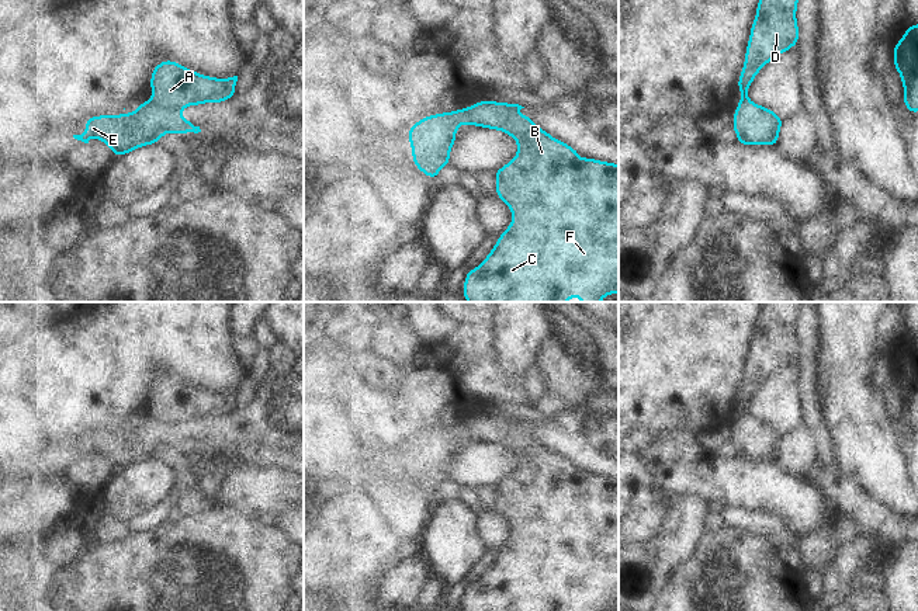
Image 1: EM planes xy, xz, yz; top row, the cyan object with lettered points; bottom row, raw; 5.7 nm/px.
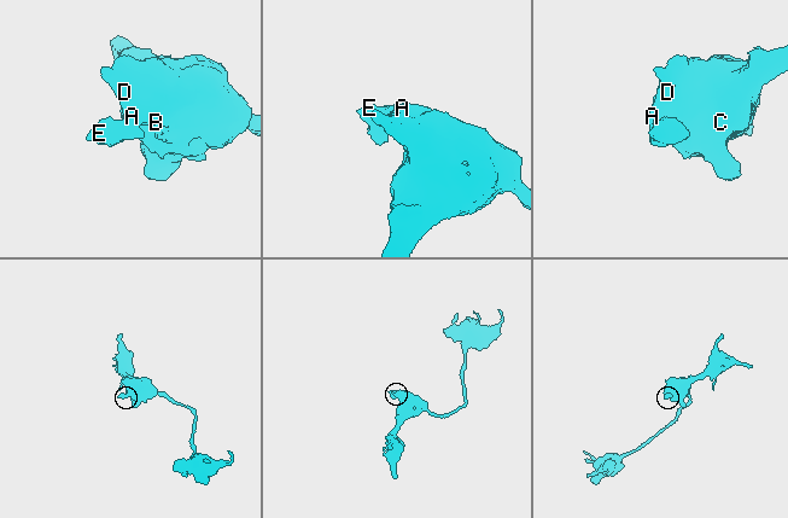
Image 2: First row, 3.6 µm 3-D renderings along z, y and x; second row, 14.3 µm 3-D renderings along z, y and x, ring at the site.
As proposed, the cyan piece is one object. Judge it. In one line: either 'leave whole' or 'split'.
split

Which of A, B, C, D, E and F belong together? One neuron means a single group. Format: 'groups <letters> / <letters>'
groups A B C D F / E

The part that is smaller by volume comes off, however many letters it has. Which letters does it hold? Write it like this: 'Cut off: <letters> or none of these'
Cut off: E

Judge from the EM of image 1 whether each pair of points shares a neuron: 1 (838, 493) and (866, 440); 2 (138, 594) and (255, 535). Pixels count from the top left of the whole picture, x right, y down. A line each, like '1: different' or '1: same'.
1: different
2: same

